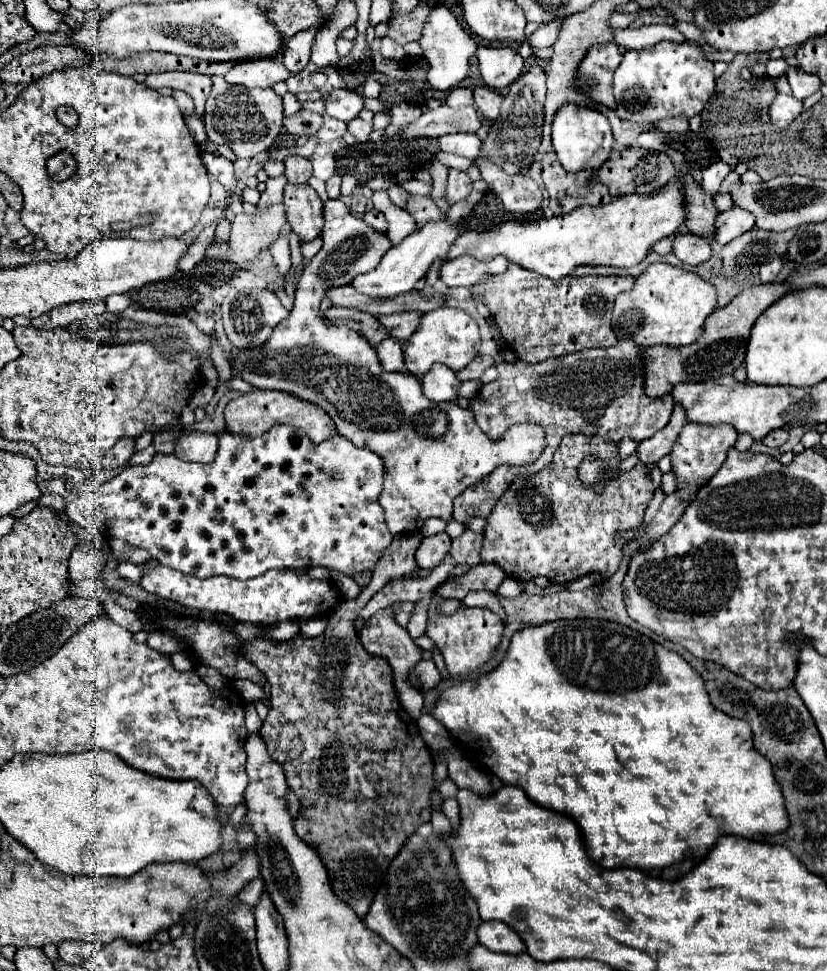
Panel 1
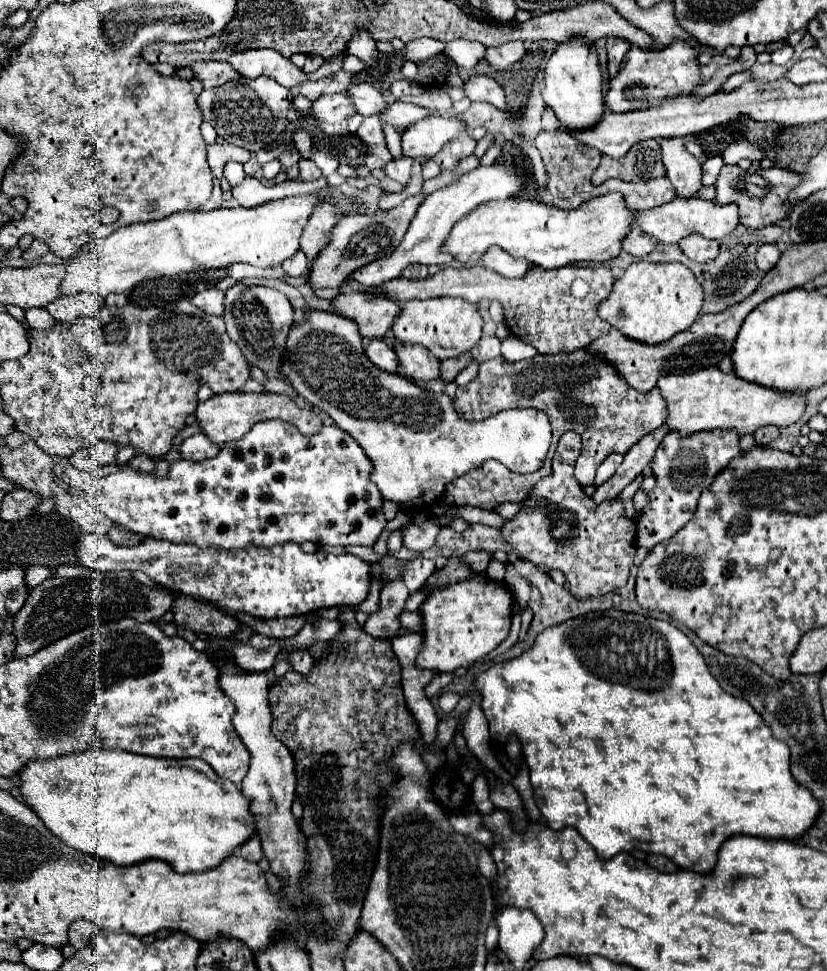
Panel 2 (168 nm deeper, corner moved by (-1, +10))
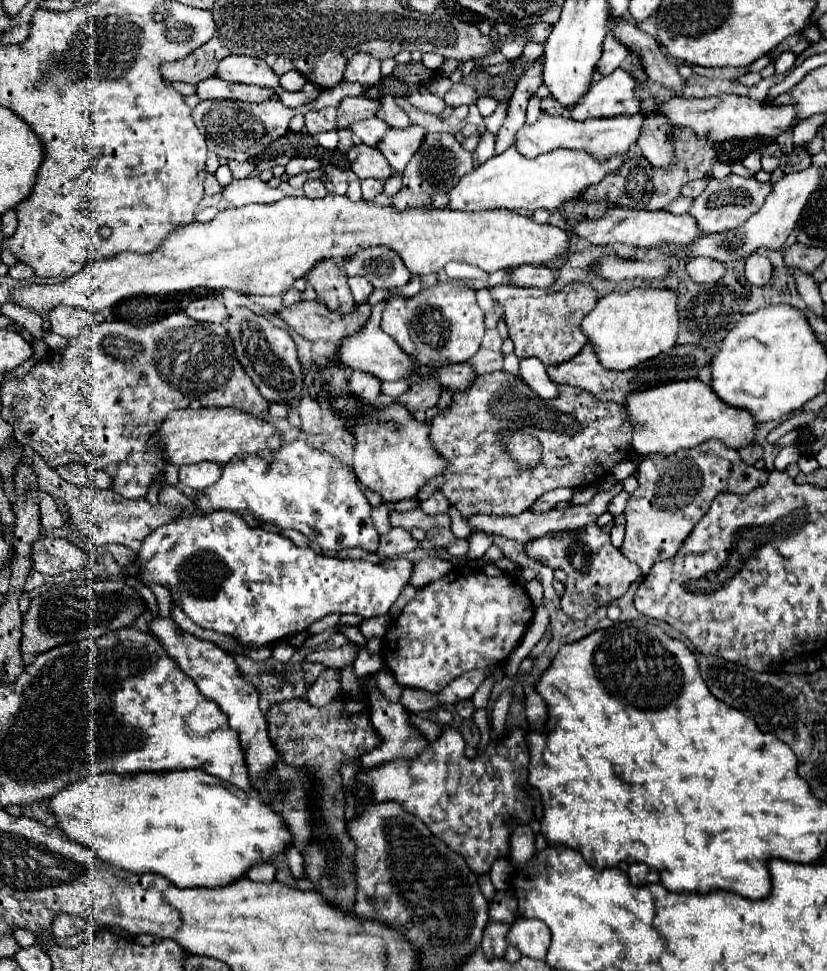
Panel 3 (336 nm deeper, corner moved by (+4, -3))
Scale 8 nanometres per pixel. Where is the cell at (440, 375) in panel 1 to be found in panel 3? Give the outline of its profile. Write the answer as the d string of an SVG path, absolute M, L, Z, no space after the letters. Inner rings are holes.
M383 302L373 306L371 310L371 318L367 320L367 324L363 326L363 330L355 332L353 336L347 336L341 344L339 344L339 352L337 352L337 362L339 366L347 368L349 372L365 372L371 374L379 380L407 380L411 376L411 368L415 366L415 362L411 360L411 356L407 356L393 338L389 338L381 328L381 310L383 310Z

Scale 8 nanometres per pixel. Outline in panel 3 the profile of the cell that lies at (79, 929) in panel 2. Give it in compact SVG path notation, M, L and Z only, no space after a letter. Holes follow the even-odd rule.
M59 914L53 920L53 924L51 924L55 938L67 938L67 936L79 934L79 932L85 930L85 926L87 926L87 920L85 918L71 916L71 914Z

